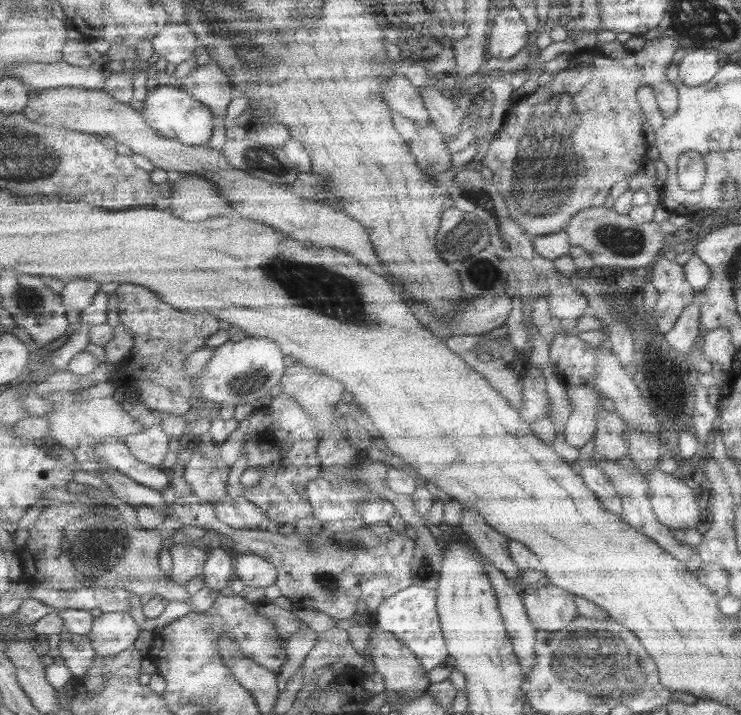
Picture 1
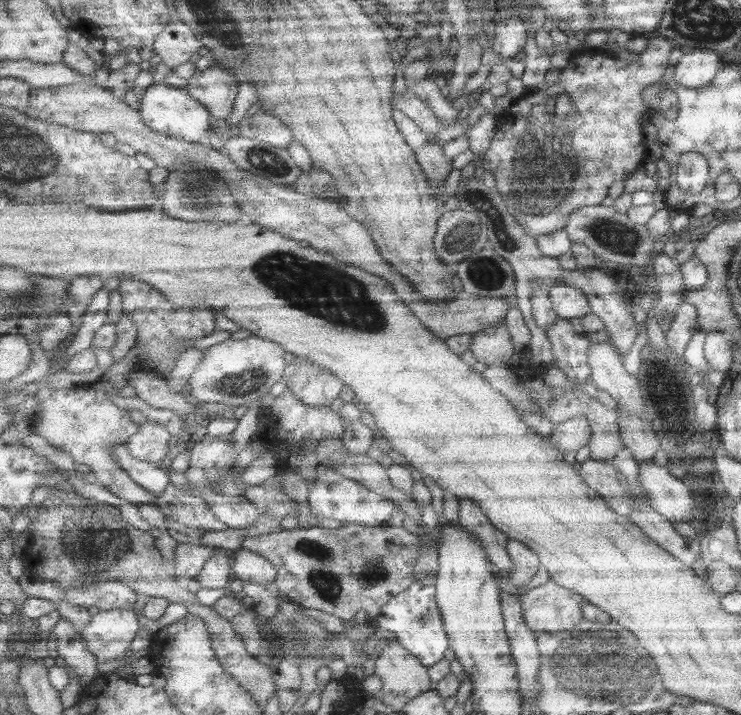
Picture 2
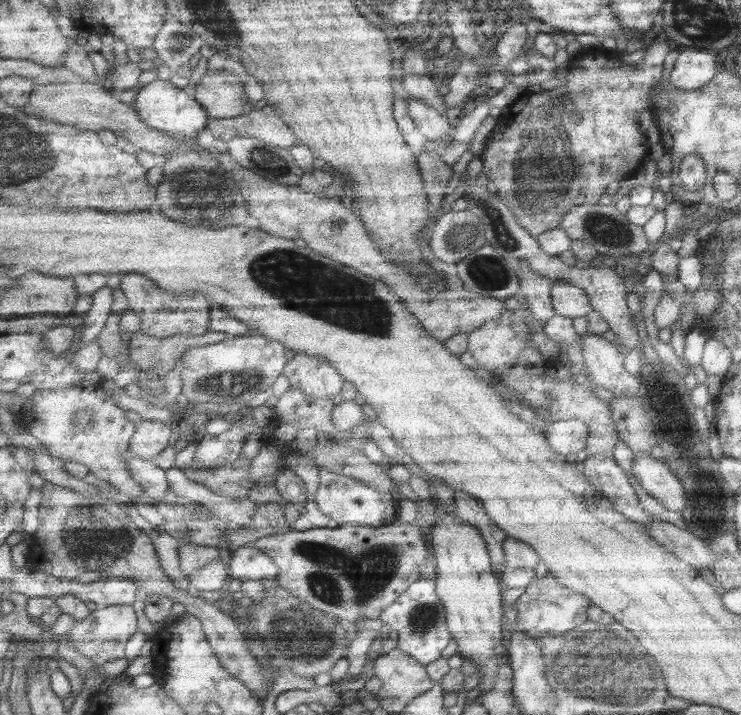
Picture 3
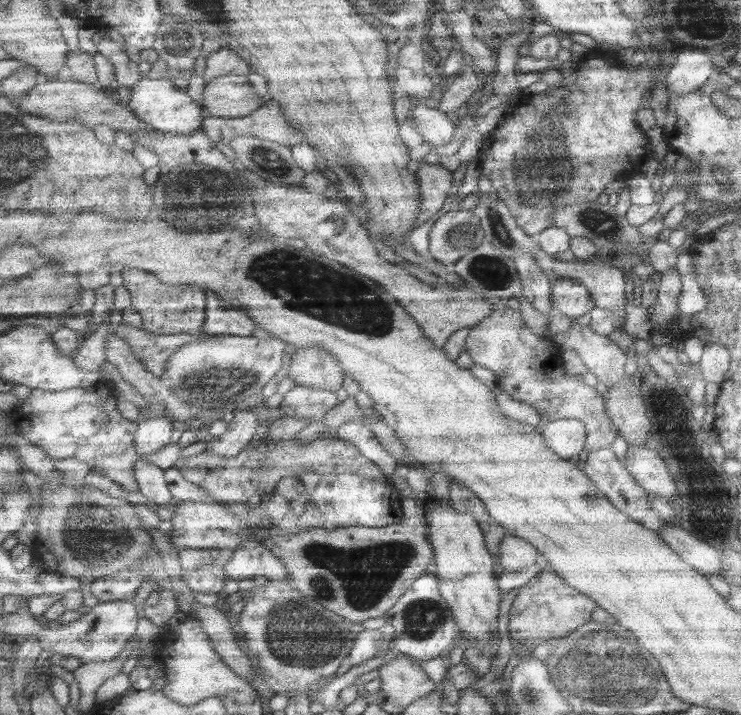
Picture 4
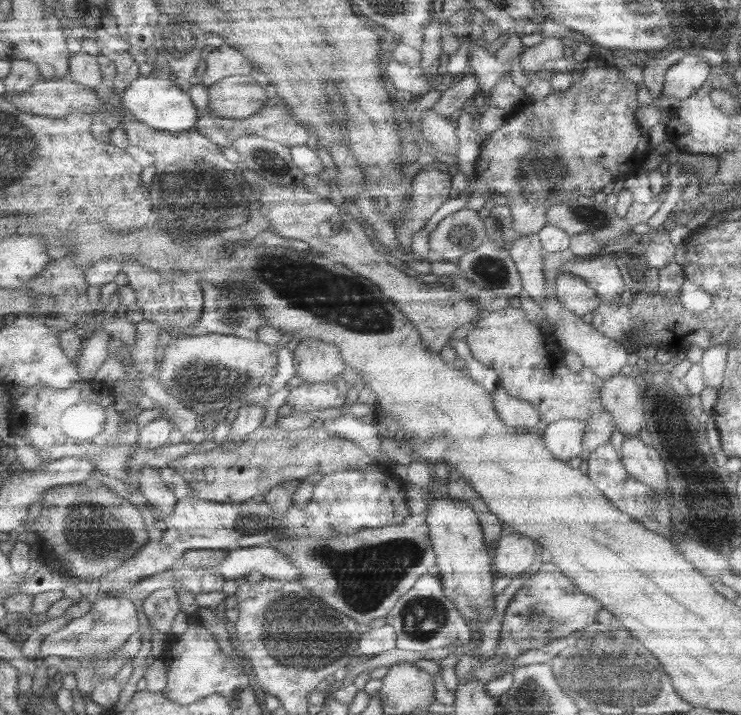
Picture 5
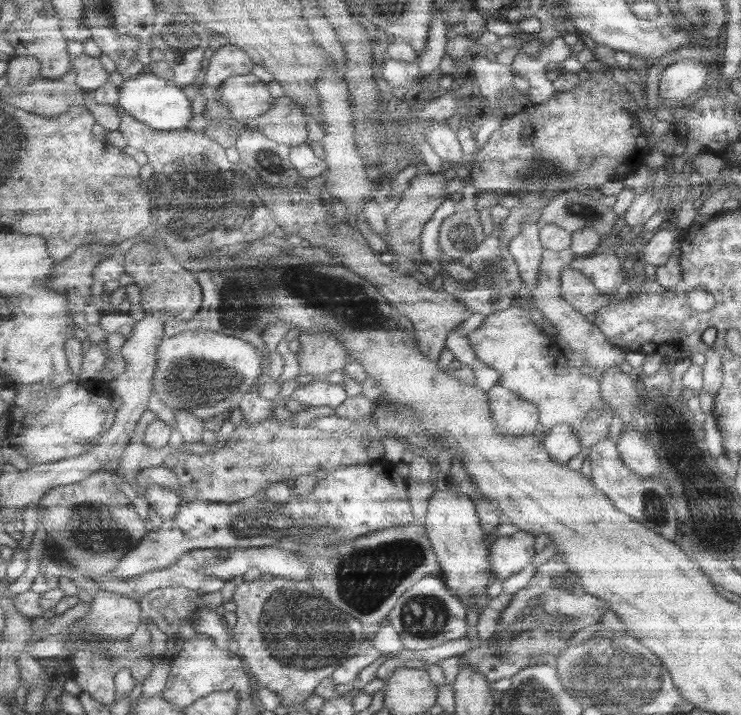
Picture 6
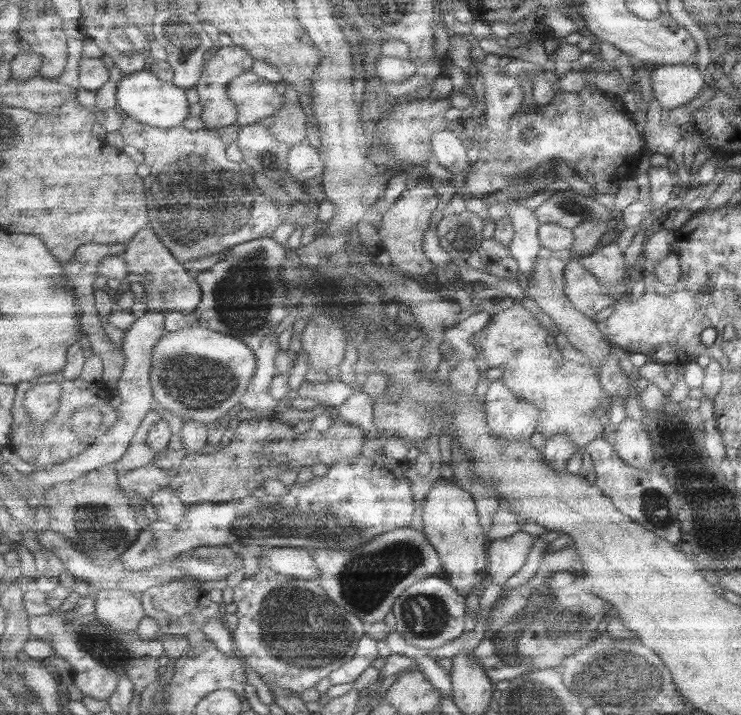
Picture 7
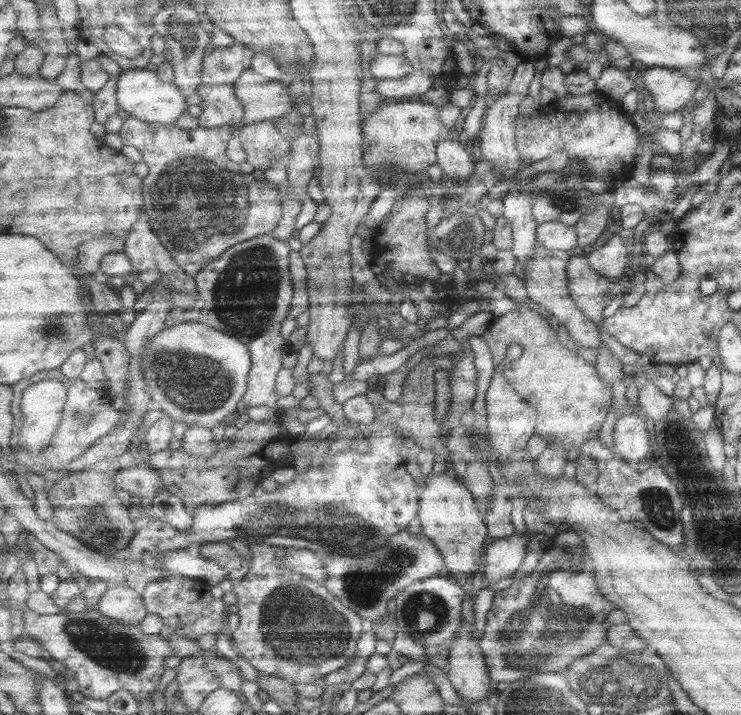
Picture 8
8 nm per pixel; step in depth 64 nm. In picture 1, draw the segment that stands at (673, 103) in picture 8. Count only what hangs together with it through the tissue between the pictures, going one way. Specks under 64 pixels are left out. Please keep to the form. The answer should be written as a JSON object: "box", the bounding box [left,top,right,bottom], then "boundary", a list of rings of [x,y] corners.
{"box":[681,48,721,86],"boundary":[[[695,48],[685,52],[685,58],[681,60],[681,80],[687,86],[705,86],[715,78],[715,72],[721,70],[717,64],[717,54],[713,48]]]}

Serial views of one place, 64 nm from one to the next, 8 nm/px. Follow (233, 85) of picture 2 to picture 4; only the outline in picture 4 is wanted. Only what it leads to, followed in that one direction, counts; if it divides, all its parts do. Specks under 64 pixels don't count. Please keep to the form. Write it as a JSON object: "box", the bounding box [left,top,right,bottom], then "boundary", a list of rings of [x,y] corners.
{"box":[203,76,267,118],"boundary":[[[225,76],[217,78],[215,82],[205,82],[205,94],[203,94],[203,108],[205,114],[211,118],[245,118],[259,108],[263,108],[267,102],[263,102],[263,96],[257,92],[249,76]]]}

